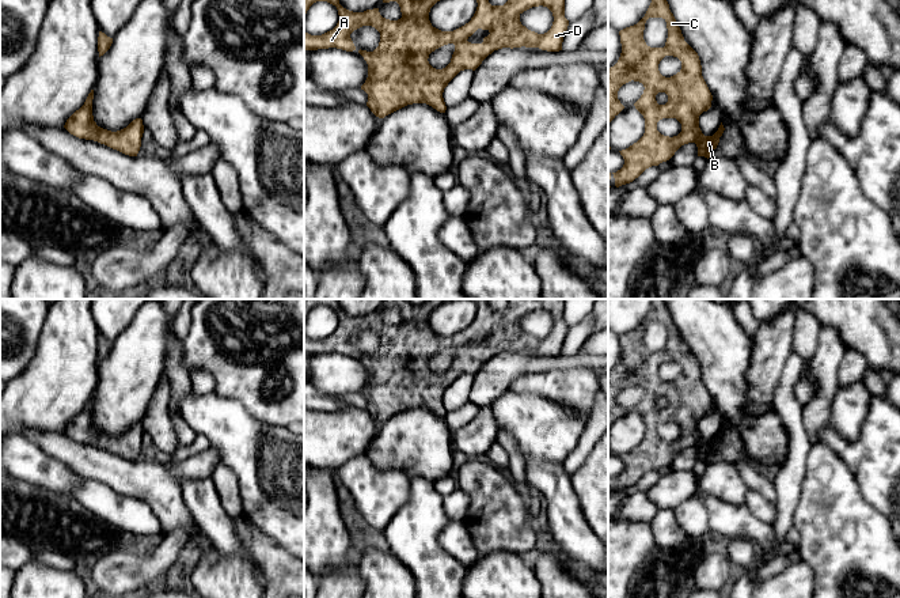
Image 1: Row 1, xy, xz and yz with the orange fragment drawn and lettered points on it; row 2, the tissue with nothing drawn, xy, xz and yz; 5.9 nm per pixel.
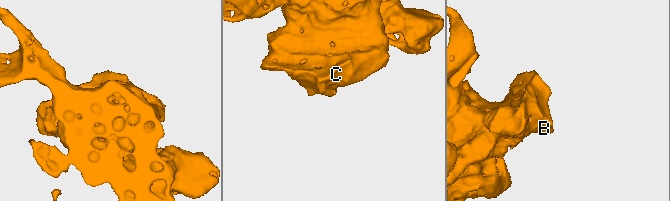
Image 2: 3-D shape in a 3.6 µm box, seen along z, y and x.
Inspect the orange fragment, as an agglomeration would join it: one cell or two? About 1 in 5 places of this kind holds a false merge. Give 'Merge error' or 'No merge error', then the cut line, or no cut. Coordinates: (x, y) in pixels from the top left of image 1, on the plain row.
No merge error. No split

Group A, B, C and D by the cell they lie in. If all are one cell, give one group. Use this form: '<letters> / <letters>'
A B C D

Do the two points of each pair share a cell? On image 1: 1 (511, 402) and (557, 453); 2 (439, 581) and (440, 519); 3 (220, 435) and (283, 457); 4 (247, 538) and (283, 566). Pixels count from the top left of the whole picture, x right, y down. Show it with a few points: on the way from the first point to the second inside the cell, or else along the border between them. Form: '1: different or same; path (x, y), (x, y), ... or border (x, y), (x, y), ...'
1: same; path (523, 415), (549, 441)
2: same; path (430, 566), (430, 534)
3: same; path (235, 435), (247, 447), (262, 457), (268, 457)
4: same; path (255, 542), (274, 561)

